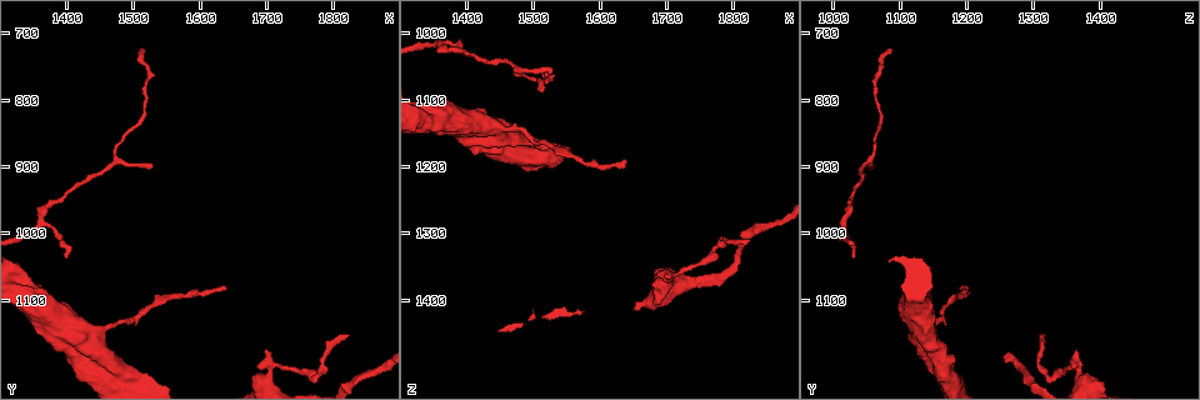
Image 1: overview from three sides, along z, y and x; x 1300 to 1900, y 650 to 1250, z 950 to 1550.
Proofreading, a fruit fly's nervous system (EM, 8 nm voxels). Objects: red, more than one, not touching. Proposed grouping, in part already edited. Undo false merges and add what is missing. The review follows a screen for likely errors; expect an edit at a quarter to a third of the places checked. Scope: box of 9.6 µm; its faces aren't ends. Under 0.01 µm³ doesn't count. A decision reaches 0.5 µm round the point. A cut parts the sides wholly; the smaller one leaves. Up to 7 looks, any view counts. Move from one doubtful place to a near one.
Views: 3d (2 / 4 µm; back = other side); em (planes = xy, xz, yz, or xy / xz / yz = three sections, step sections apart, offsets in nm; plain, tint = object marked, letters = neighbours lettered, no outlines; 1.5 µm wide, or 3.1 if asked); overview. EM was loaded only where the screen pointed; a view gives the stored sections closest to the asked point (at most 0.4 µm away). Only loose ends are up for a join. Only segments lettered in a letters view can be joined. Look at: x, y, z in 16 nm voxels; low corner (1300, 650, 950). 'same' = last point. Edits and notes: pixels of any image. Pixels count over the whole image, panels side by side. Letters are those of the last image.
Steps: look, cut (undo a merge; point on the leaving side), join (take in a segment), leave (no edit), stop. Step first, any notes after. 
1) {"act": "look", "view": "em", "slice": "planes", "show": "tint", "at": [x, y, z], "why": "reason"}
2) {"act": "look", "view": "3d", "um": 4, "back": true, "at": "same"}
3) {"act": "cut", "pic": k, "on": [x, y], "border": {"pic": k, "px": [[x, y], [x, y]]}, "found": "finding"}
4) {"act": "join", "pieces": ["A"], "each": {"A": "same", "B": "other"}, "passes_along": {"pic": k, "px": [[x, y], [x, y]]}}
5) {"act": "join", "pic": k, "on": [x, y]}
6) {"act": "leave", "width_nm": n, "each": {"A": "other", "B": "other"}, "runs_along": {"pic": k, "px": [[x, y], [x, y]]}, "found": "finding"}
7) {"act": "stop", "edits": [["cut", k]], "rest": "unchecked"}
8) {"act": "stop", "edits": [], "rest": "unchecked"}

{"act": "look", "view": "3d", "um": 2, "at": [1720, 1200, 1360], "why": "thick turns thin"}

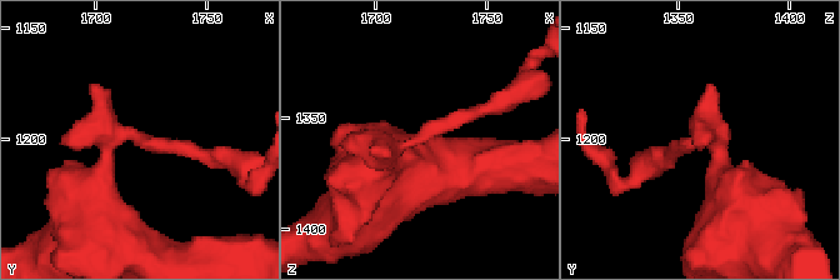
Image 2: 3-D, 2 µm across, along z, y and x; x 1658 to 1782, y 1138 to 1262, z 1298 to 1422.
{"act": "look", "view": "em", "slice": "yz", "step": 4, "show": "tint", "at": [1722, 1200, 1360], "arm_widths_nm": [160, 420], "why": "shape alone is not enough"}

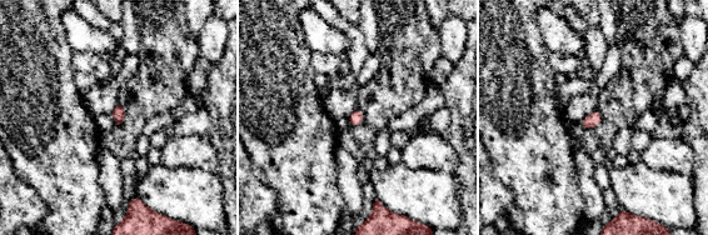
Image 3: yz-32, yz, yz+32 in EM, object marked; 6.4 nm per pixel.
{"act": "look", "view": "em", "slice": "planes", "show": "letters", "at": "same", "why": "another direction"}

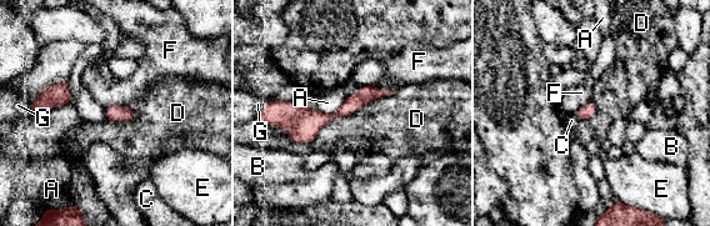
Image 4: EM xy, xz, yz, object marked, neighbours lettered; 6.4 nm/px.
{"act": "leave", "width_nm": 90, "each": {"A": "other", "B": "other", "C": "other", "D": "other", "E": "other", "F": "other", "G": "other"}, "runs_along": {"pic": 4, "px": [[385, 93], [328, 117], [278, 104]]}, "found": "one cell here"}

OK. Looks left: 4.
{"act": "look", "view": "3d", "um": 2, "at": [1825, 1155, 1310], "why": "long arm stops here"}

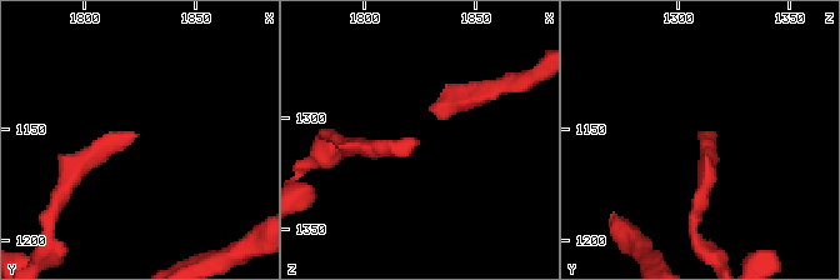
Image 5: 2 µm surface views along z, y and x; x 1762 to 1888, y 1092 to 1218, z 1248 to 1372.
{"act": "look", "view": "em", "slice": "planes", "show": "letters", "at": [1824, 1151, 1312], "why": "need the tissue"}

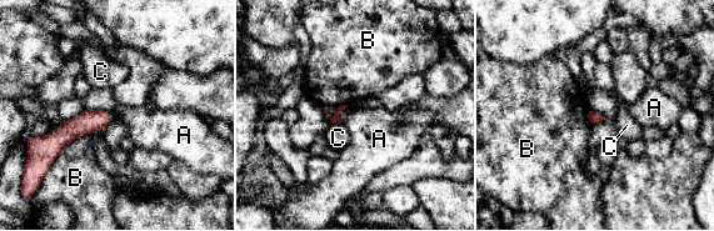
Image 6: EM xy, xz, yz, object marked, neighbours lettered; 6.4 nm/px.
{"act": "leave", "each": {"A": "other", "B": "other", "C": "other"}, "runs_along": {"pic": 6, "px": [[110, 116], [46, 140]]}, "found": "none of them fits"}

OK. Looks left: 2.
{"act": "stop", "edits": [], "rest": "unchecked"}

